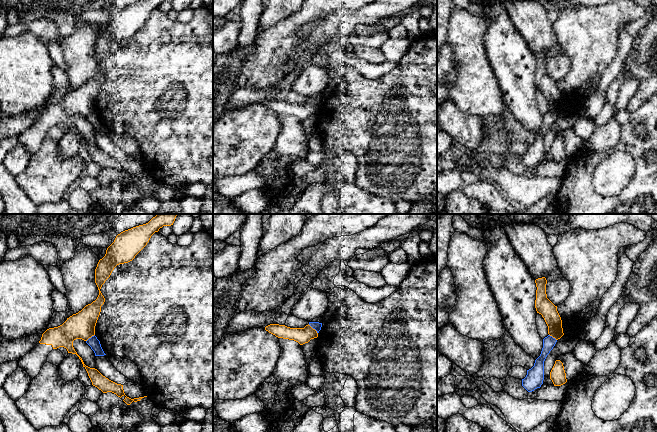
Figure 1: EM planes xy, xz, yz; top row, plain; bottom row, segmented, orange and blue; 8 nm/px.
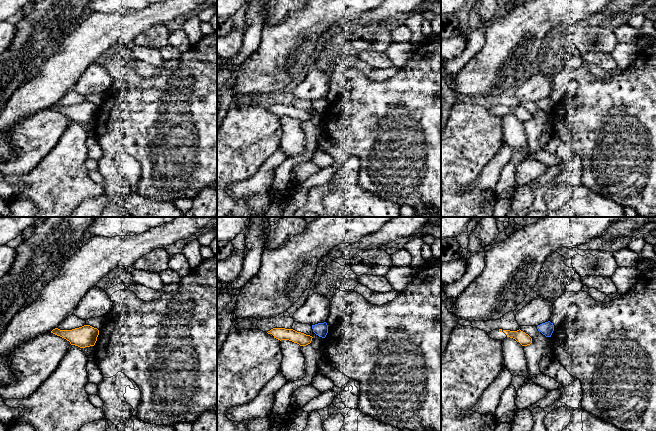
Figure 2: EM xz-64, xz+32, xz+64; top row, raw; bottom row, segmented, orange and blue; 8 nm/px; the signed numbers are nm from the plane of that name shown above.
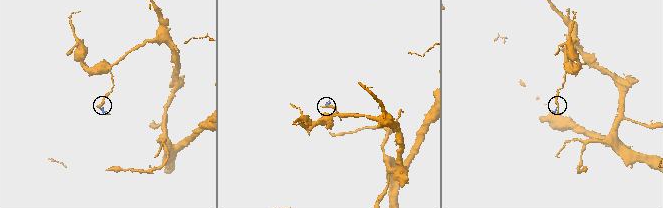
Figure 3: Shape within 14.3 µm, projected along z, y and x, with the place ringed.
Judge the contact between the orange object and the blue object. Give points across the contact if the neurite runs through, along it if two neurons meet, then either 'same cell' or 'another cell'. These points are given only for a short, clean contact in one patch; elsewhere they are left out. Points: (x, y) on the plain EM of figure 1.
border along xz (308, 100), (317, 109); another cell

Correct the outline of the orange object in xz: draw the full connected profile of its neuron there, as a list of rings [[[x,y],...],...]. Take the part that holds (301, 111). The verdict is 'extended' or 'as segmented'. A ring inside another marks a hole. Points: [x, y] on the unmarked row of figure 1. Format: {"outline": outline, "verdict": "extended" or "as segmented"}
{"outline": [[[270,100],[265,106],[278,114],[294,116],[300,121],[308,119],[311,115],[317,114],[318,109],[309,100],[304,104],[290,104],[285,101]]], "verdict": "as segmented"}

